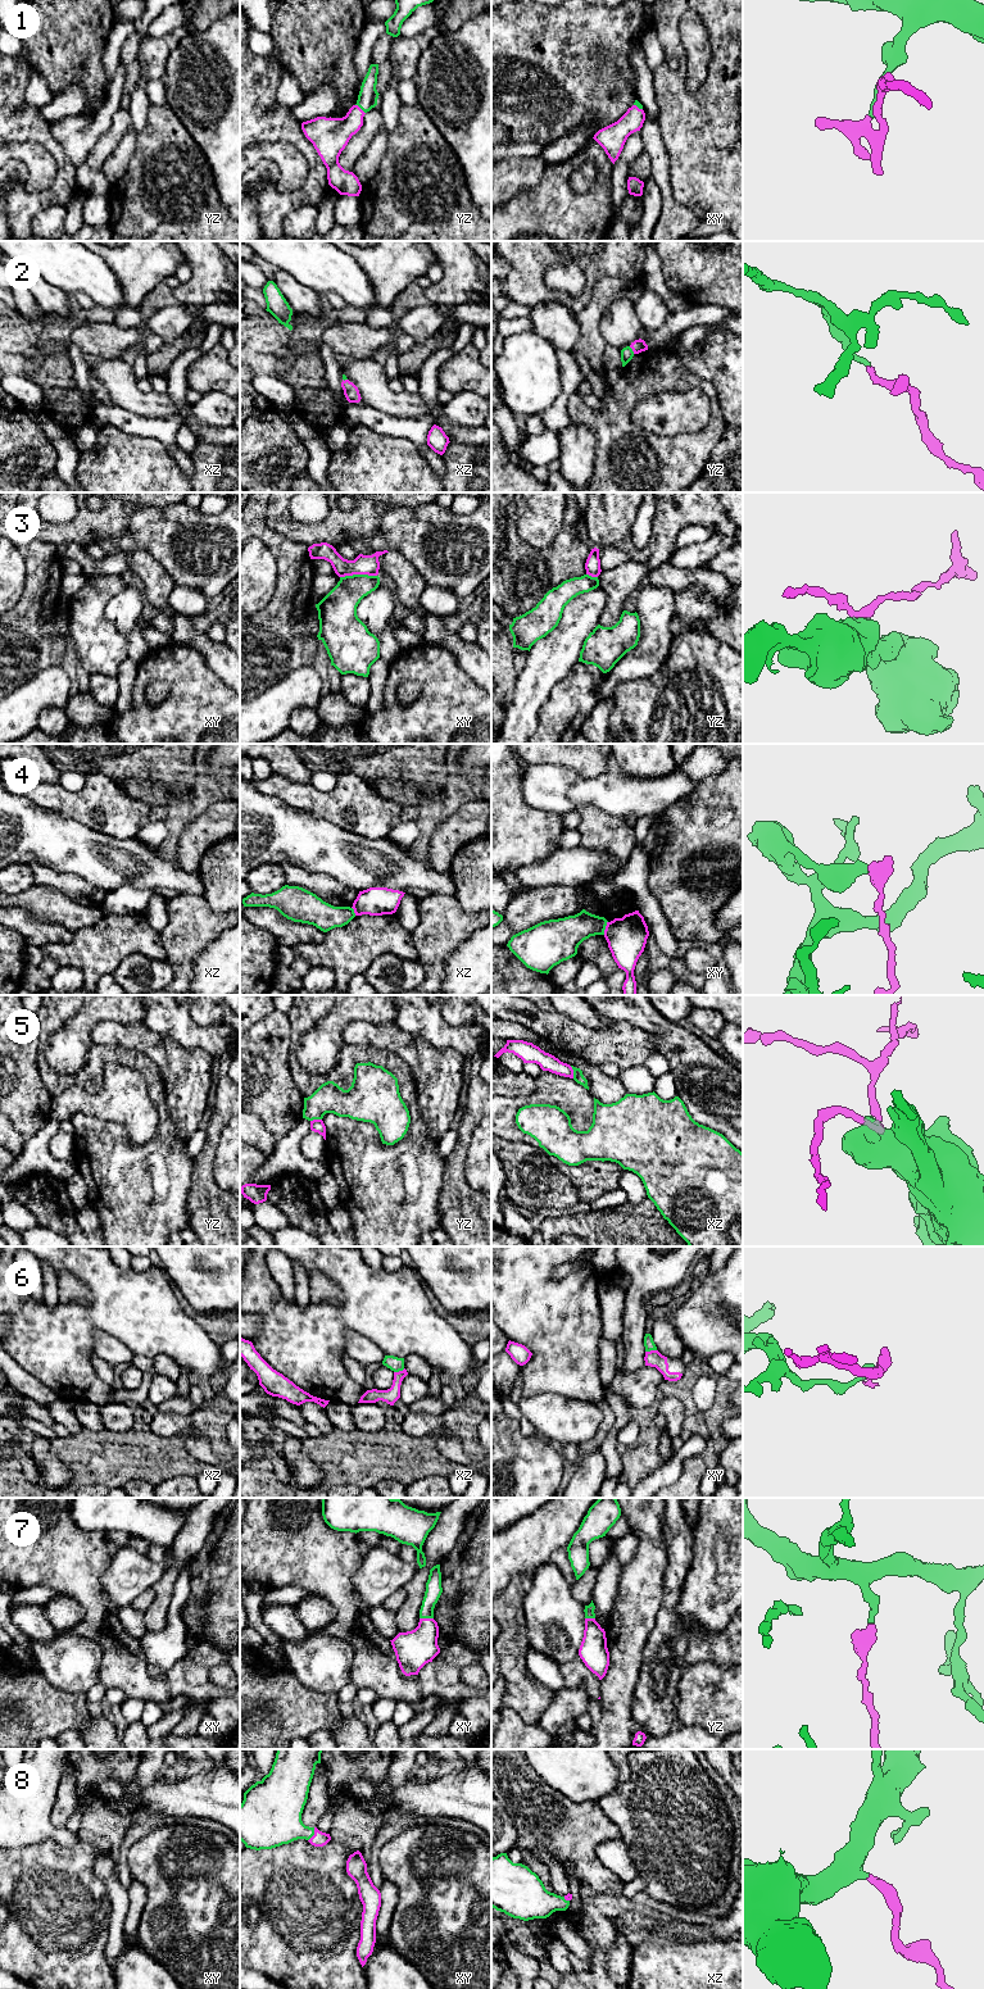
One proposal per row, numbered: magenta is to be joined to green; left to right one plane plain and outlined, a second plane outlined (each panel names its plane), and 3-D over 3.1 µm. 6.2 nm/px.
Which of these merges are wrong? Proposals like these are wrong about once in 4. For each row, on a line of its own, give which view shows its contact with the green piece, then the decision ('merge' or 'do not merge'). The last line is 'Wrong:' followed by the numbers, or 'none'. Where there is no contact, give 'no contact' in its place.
1: yz | merge
2: yz | merge
3: xy | do not merge
4: xy | do not merge
5: xz | do not merge
6: xy | do not merge
7: xy | merge
8: xy | merge
Wrong: 3, 4, 5, 6

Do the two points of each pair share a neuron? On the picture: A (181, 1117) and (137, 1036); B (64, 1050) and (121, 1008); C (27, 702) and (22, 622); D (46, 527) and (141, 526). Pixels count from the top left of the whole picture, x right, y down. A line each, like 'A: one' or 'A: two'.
A: one
B: one
C: two
D: two

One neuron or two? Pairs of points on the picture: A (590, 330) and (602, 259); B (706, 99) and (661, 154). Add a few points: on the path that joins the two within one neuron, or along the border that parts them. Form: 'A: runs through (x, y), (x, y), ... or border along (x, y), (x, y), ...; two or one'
A: border along (629, 281), (603, 276), (584, 308); two
B: border along (657, 119), (669, 159), (670, 178); two

